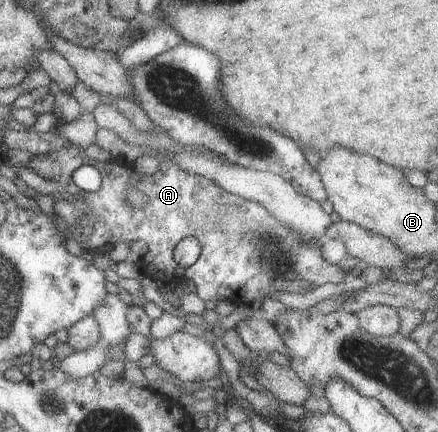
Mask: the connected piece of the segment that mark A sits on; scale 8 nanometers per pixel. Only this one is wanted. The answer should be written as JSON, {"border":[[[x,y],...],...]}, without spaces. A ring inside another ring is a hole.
{"border":[[[72,143],[51,153],[33,155],[28,162],[29,168],[42,178],[59,182],[67,196],[79,197],[87,204],[88,216],[91,218],[94,229],[91,235],[85,239],[81,238],[79,245],[82,250],[98,250],[98,248],[104,248],[106,244],[114,246],[120,241],[128,244],[134,241],[145,242],[147,251],[139,264],[141,274],[159,285],[178,286],[182,281],[190,281],[194,284],[195,295],[200,300],[226,299],[235,306],[249,304],[254,306],[259,298],[264,298],[268,292],[275,291],[271,282],[276,278],[306,280],[316,287],[326,282],[342,282],[342,277],[347,275],[343,270],[345,265],[340,266],[343,262],[332,265],[320,258],[318,250],[322,241],[301,241],[289,231],[287,226],[270,216],[261,204],[230,194],[215,182],[190,174],[168,159],[160,161],[151,175],[137,175],[126,163],[118,164],[112,159],[105,163],[99,162],[90,158],[82,146]],[[86,165],[92,165],[102,173],[103,183],[100,190],[88,192],[76,184],[74,173],[81,166]],[[128,187],[147,196],[147,203],[143,207],[131,209],[125,204],[125,190]],[[186,236],[194,236],[198,240],[201,252],[191,266],[180,268],[172,260],[172,249]]]}

